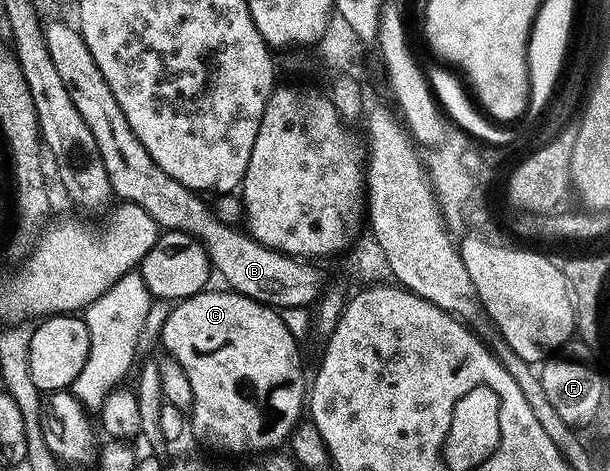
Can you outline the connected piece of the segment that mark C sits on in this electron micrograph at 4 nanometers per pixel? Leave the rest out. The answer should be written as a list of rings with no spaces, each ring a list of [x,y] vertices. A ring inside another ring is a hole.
[[[207,289],[199,291],[190,299],[175,302],[170,308],[170,316],[164,321],[160,336],[167,347],[169,358],[182,367],[190,382],[194,394],[194,431],[210,443],[210,447],[217,449],[222,444],[224,429],[236,429],[236,385],[240,385],[240,393],[248,397],[258,397],[274,415],[276,403],[274,395],[278,391],[292,391],[292,393],[308,393],[308,379],[302,376],[302,355],[298,352],[298,343],[290,332],[290,327],[281,319],[275,308],[252,300],[247,296],[238,295],[229,289],[213,291]]]

